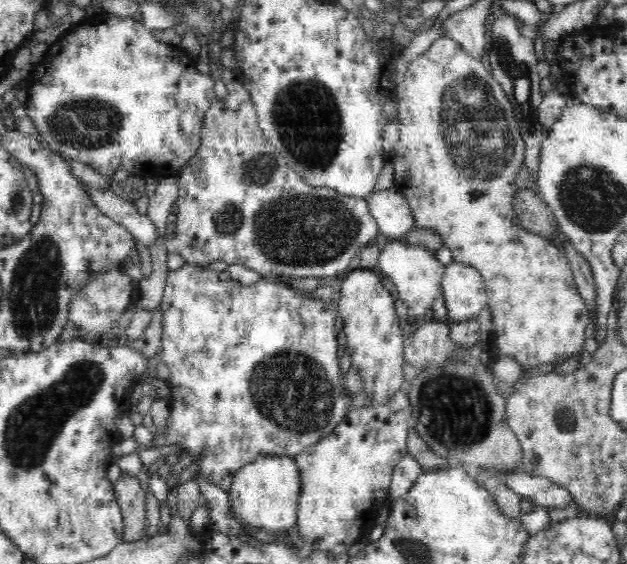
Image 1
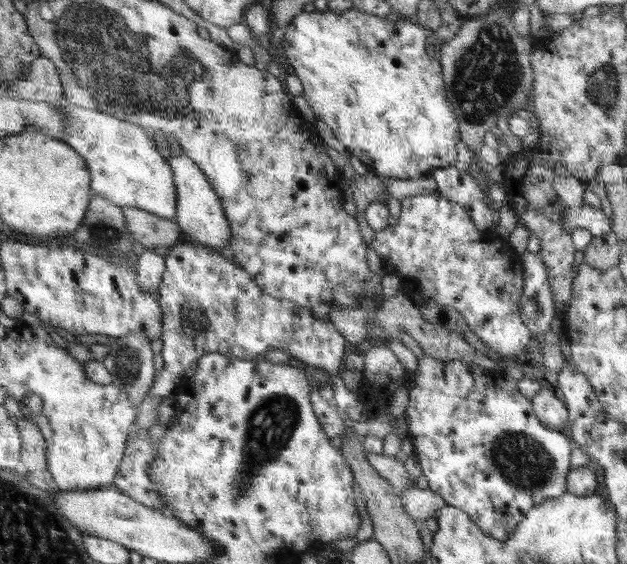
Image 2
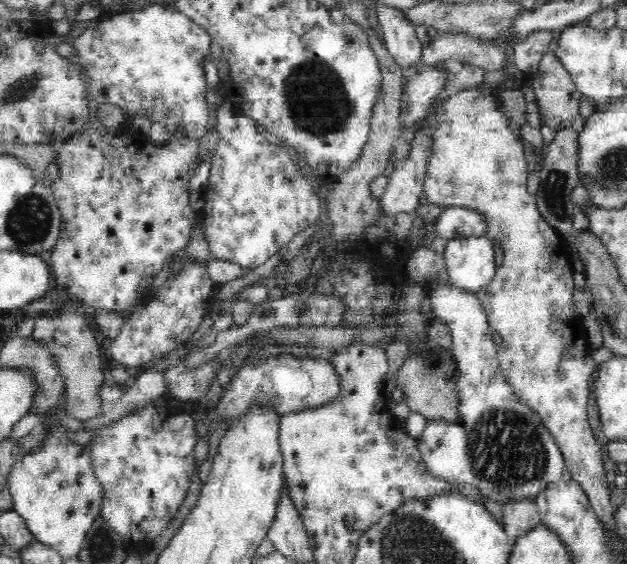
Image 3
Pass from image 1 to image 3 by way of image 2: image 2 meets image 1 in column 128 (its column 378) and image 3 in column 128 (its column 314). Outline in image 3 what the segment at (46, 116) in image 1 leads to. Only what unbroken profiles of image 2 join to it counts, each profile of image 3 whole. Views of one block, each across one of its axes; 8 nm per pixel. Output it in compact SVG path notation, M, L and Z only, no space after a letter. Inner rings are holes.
M148 5L139 10L127 11L123 13L116 13L109 17L100 17L94 22L94 25L84 30L84 33L79 37L73 38L68 41L66 48L70 51L70 56L76 58L76 61L86 66L86 71L90 75L90 88L91 90L91 105L99 106L100 104L113 104L119 106L122 109L124 115L130 114L130 117L146 116L152 123L160 123L166 127L166 131L174 132L179 128L184 128L186 137L188 139L200 140L208 131L208 120L210 120L209 104L206 102L206 94L209 92L208 86L206 85L206 77L204 77L204 69L202 68L201 62L204 58L210 56L210 44L211 35L204 30L204 27L196 23L194 19L188 18L182 11L178 11L175 7L164 7L160 5Z

